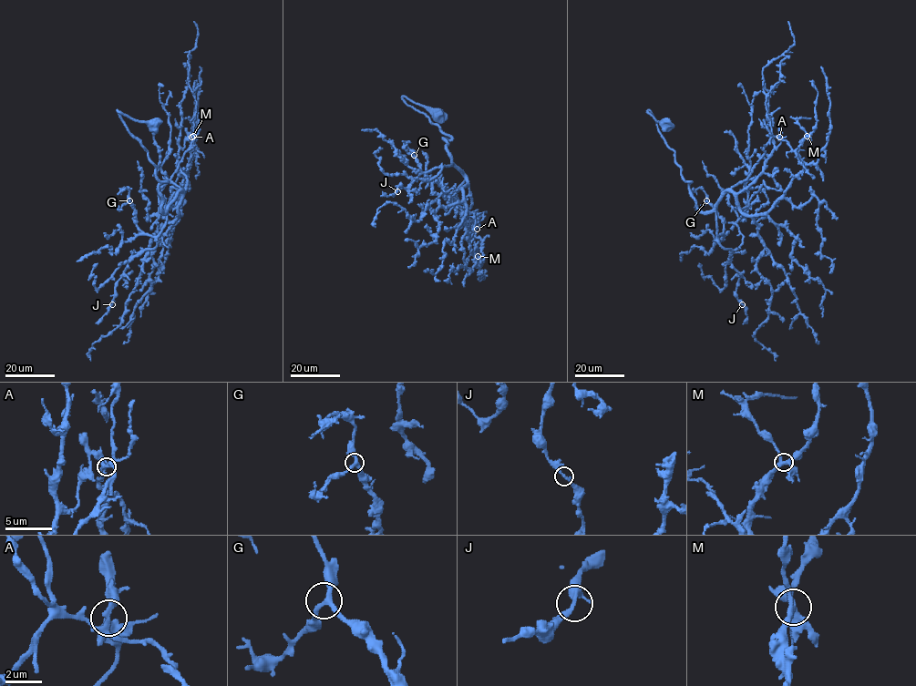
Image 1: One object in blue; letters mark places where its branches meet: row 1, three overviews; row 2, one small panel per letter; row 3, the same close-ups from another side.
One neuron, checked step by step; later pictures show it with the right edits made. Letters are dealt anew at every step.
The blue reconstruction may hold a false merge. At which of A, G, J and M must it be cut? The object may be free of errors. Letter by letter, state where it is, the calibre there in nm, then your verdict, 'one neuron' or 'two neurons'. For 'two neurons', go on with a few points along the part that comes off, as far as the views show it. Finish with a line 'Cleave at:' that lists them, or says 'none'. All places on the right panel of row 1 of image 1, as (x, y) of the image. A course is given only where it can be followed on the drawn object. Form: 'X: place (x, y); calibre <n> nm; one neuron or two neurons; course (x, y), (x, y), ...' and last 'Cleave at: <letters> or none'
A: place (779, 137); calibre 200 nm; two neurons; course (780, 137), (770, 138), (744, 182), (748, 192), (743, 213), (764, 182), (777, 190), (780, 185)
G: place (706, 200); calibre 260 nm; one neuron
J: place (742, 304); calibre 190 nm; one neuron
M: place (807, 136); calibre 280 nm; one neuron
Cleave at: A

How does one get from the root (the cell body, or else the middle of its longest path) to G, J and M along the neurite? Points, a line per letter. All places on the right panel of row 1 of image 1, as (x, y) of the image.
G: (665, 126), (648, 111), (691, 181), (696, 207), (715, 212), (717, 237), (724, 220), (706, 200)
J: (665, 126), (648, 111), (691, 181), (696, 207), (715, 212), (742, 304)
M: (665, 126), (648, 111), (703, 211), (731, 191), (743, 212), (766, 213), (803, 168), (798, 148), (807, 136)

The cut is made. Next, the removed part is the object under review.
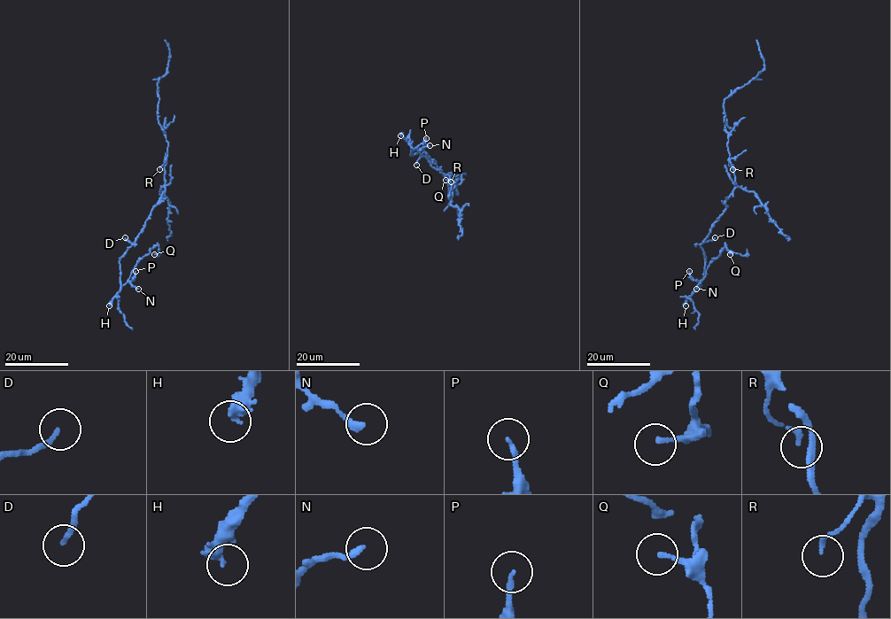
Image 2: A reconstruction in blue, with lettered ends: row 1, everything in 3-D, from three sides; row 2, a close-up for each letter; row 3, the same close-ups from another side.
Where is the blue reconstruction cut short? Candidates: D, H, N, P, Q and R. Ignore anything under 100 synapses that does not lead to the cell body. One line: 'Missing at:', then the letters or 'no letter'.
Missing at: H

